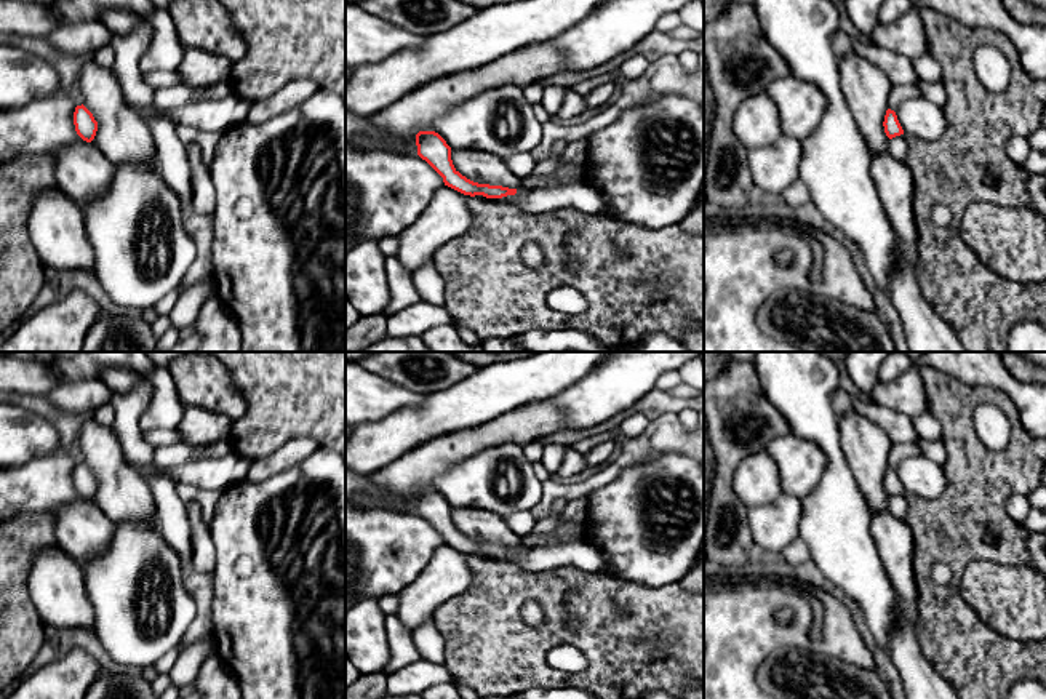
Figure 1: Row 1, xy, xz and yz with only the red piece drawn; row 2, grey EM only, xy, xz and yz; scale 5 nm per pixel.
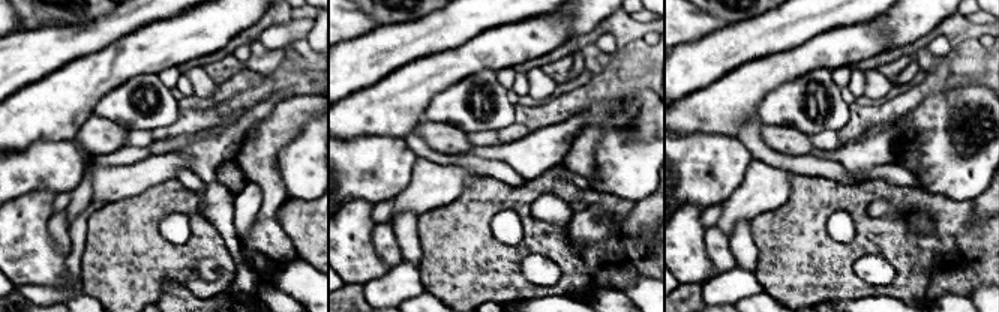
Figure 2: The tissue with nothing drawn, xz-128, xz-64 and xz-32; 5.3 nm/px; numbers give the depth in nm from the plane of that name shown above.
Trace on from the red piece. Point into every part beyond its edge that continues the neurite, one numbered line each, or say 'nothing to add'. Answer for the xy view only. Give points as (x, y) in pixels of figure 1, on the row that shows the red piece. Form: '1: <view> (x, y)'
nothing to add

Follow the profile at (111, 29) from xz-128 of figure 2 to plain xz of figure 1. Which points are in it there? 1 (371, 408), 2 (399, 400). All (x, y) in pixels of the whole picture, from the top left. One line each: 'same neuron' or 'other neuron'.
1: other neuron
2: other neuron

